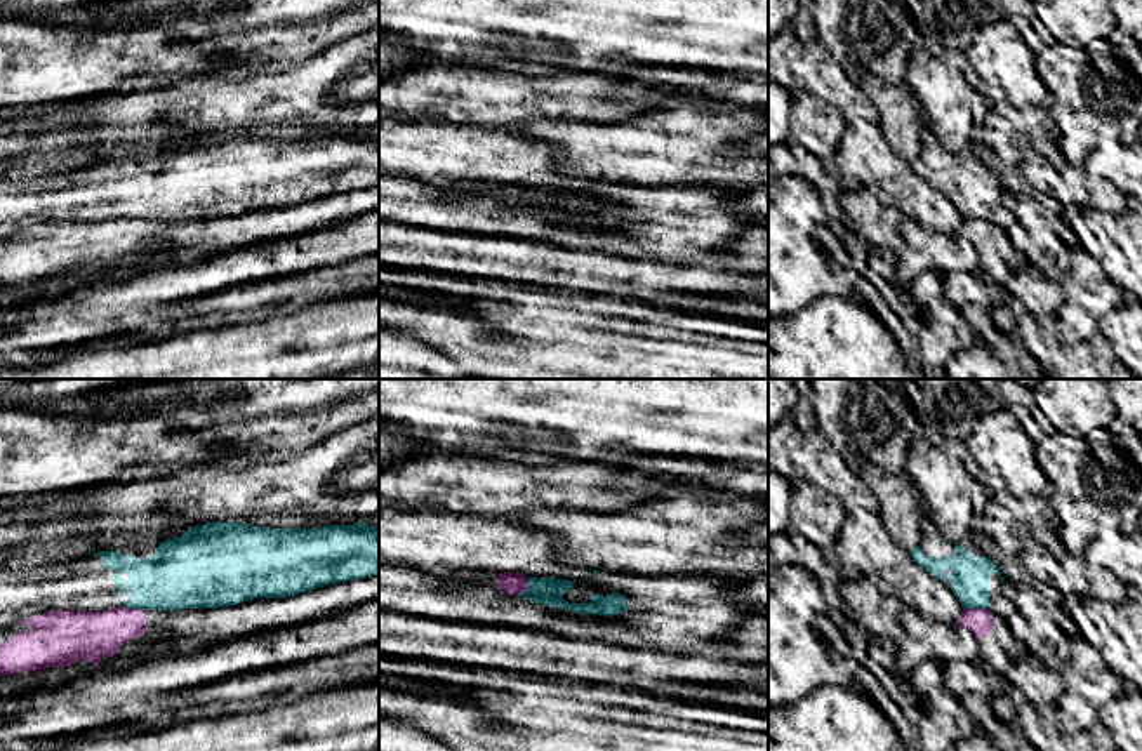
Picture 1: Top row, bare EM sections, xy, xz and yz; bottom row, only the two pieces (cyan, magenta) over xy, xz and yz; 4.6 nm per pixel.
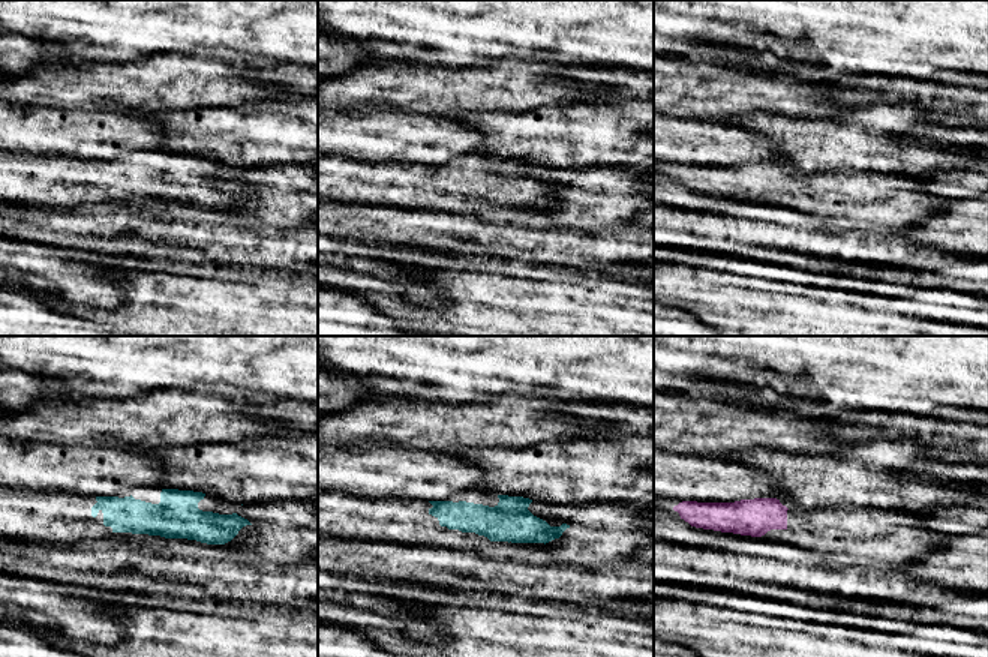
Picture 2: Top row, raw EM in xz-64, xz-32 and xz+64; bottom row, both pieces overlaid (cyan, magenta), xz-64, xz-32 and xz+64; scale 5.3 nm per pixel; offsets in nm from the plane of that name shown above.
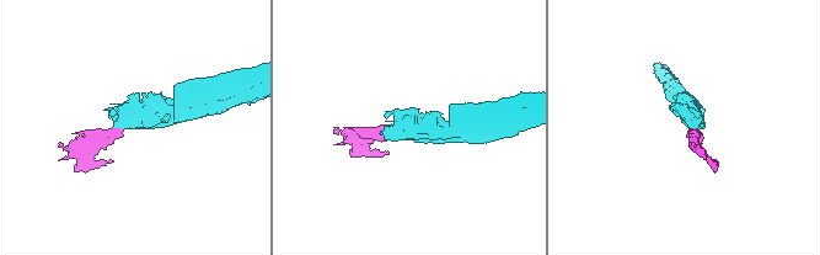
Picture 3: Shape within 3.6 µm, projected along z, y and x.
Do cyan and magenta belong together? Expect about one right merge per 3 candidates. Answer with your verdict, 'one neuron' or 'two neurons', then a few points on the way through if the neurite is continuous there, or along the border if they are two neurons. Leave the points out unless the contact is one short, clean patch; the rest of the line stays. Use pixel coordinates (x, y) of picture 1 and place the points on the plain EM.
two neurons; border xy (119, 216), (143, 221)

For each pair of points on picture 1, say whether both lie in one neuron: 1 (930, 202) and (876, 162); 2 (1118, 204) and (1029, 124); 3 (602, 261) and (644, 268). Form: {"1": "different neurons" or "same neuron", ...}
{"1": "same neuron", "2": "same neuron", "3": "same neuron"}

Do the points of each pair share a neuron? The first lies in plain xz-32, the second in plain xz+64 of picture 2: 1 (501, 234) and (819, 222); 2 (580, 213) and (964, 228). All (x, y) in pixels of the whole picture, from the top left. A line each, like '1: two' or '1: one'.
1: one
2: two

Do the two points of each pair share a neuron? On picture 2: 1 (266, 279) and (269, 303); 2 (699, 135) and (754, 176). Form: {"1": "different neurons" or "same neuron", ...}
{"1": "different neurons", "2": "different neurons"}

